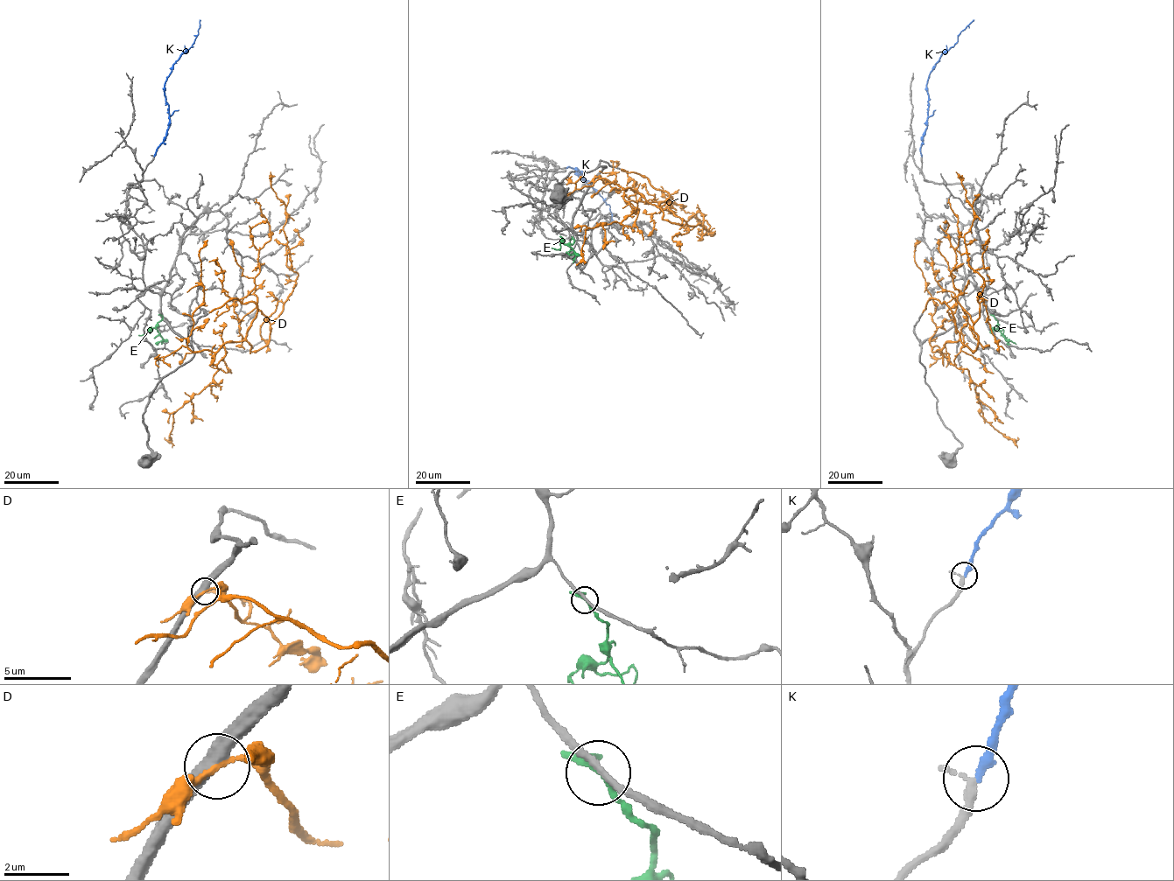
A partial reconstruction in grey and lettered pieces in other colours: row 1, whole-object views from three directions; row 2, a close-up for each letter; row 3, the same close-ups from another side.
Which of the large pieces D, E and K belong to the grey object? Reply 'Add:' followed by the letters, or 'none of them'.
Add: D, K

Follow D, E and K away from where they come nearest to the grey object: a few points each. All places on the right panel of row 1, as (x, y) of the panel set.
D: (931, 339), (931, 352), (978, 343), (984, 279), (969, 264), (973, 207), (956, 171)
E: (994, 316), (997, 321), (995, 330), (1002, 330), (1003, 335), (1000, 335)
K: (921, 156), (920, 146), (926, 128), (927, 80), (935, 64), (944, 52), (953, 45), (957, 36), (973, 20)

